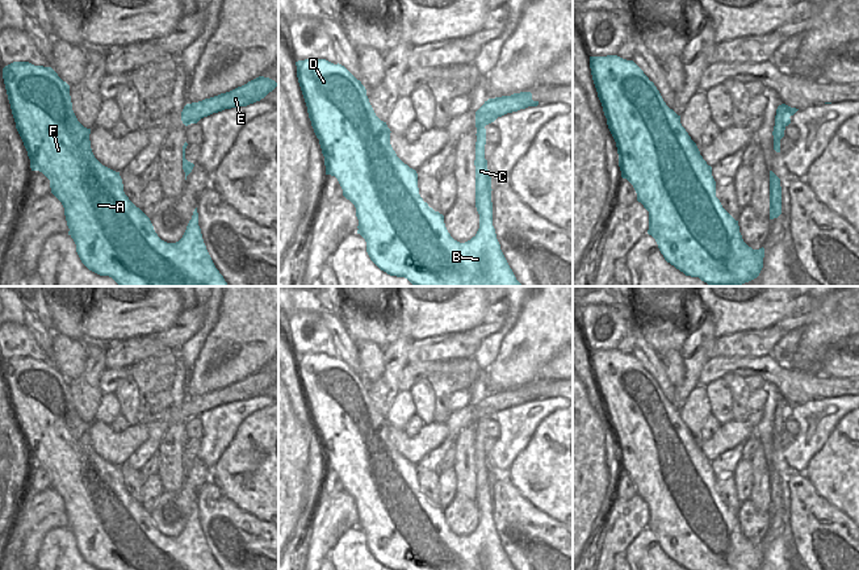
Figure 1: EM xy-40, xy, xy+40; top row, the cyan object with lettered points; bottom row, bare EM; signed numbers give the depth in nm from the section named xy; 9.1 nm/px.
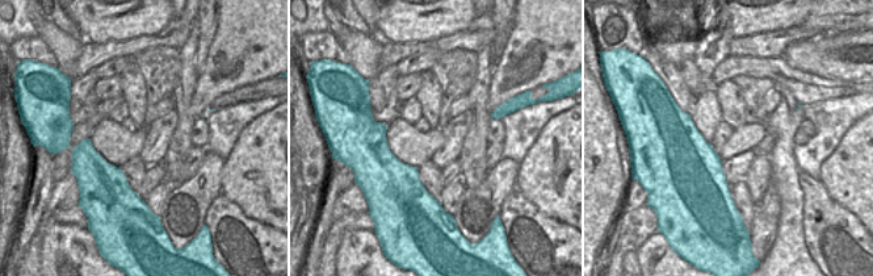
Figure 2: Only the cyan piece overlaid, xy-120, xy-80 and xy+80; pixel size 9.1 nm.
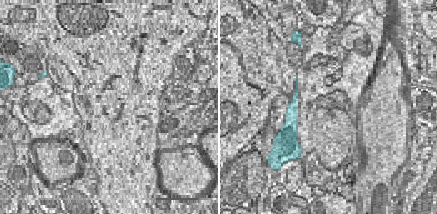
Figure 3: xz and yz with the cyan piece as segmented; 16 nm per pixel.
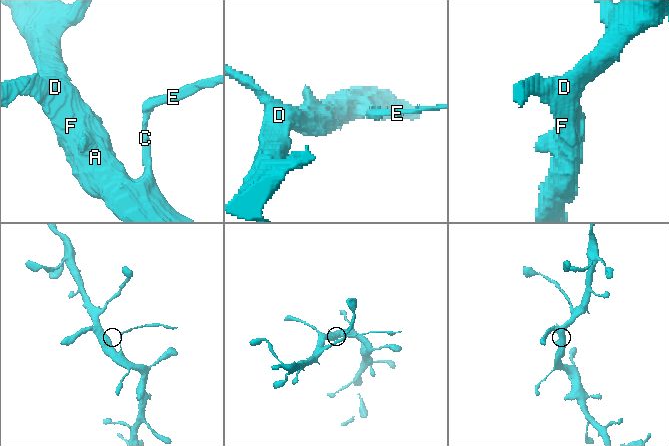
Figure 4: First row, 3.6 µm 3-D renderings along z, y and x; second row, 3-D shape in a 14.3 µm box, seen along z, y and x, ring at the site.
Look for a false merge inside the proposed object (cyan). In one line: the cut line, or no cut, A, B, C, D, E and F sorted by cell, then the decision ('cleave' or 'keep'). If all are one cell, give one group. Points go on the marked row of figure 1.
xy (491, 210), (480, 214) | A B D F / C E | cleave

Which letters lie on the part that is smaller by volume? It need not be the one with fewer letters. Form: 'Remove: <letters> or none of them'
Remove: C, E

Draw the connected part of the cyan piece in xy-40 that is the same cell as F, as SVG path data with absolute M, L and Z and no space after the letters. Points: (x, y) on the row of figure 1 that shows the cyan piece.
M13 62L3 68L3 79L16 129L30 159L30 168L50 180L51 193L64 208L68 235L76 244L81 263L89 271L112 277L118 286L229 286L206 250L197 211L193 211L179 242L167 243L158 236L150 218L125 194L120 172L102 165L95 158L89 141L91 129L77 121L72 110L70 85L51 67Z

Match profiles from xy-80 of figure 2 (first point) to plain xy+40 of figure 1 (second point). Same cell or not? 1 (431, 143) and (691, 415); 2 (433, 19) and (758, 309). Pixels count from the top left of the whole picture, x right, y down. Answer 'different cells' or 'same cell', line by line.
1: different cells
2: same cell

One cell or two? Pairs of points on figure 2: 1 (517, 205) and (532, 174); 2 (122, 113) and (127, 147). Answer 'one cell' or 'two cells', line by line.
1: two cells
2: two cells

